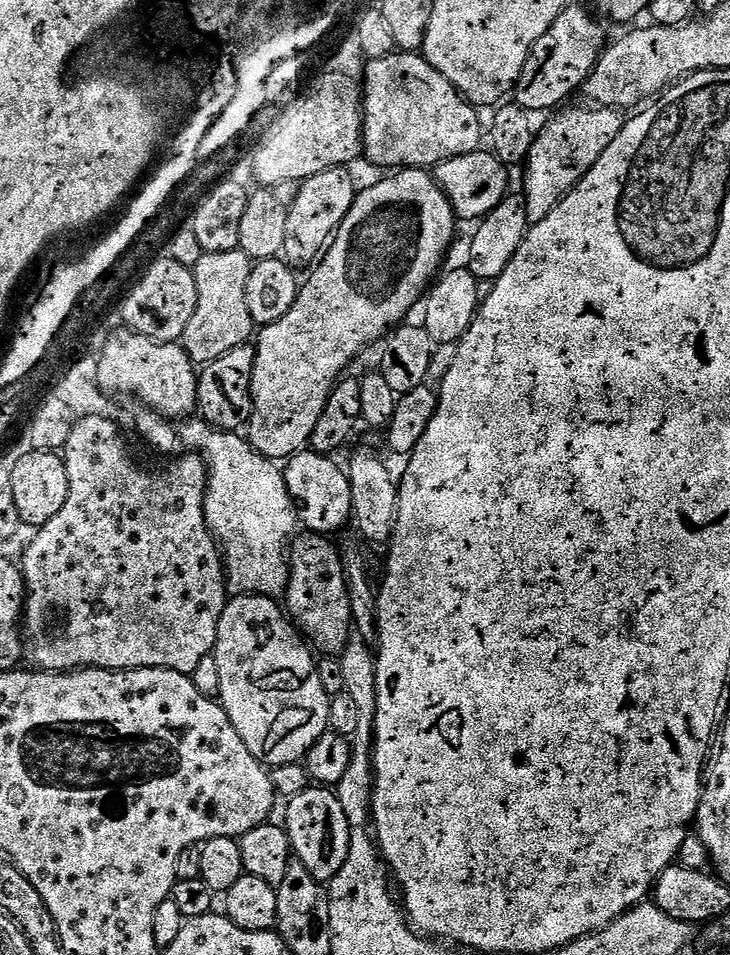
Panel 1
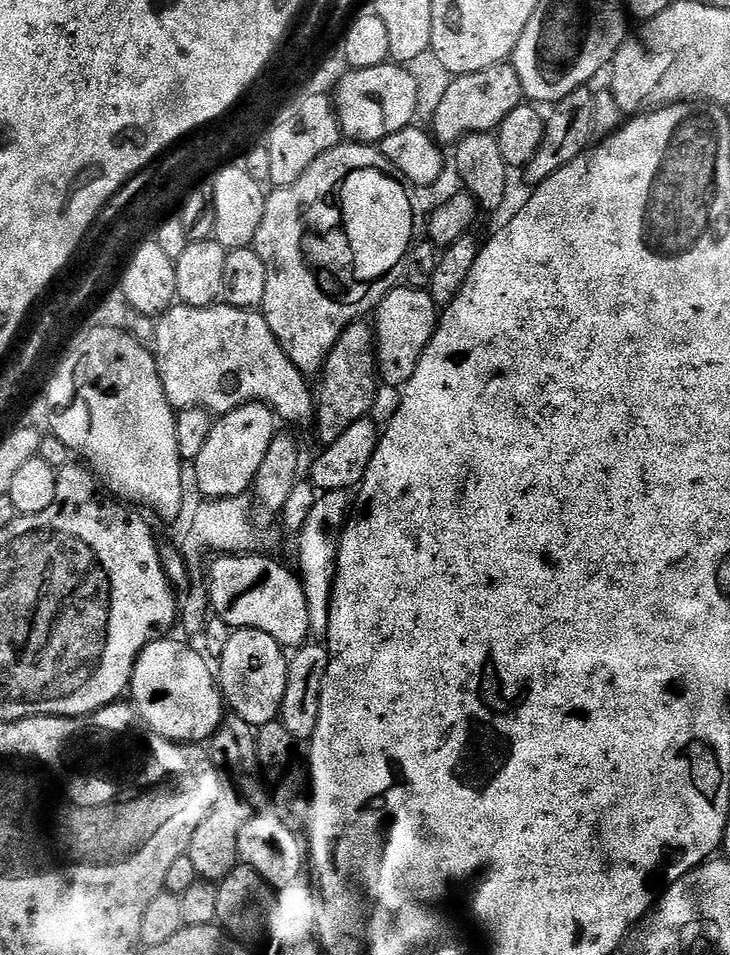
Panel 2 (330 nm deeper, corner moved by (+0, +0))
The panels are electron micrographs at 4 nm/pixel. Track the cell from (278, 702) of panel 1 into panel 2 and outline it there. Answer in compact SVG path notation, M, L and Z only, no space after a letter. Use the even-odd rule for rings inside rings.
M238 628L224 644L224 653L218 664L218 680L227 707L247 724L259 726L268 724L280 715L284 695L288 686L289 657L279 642L262 634L262 630Z

